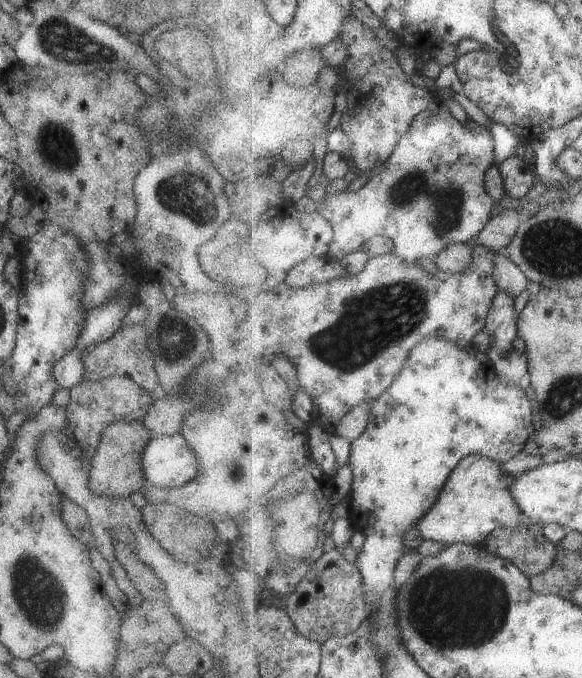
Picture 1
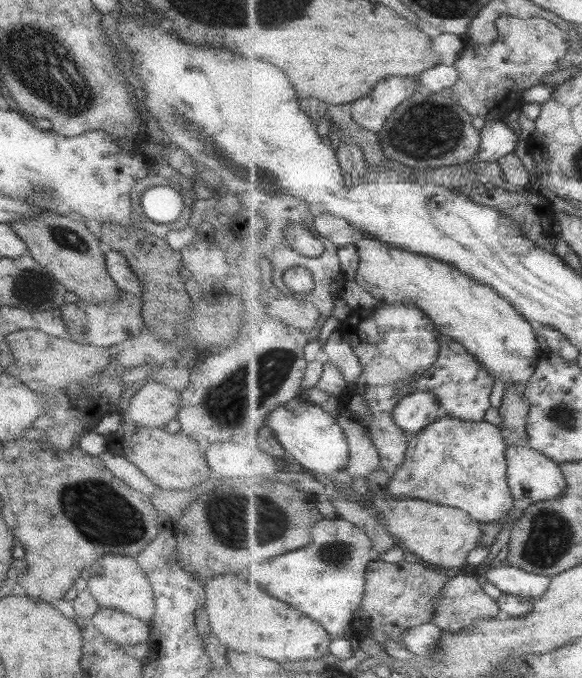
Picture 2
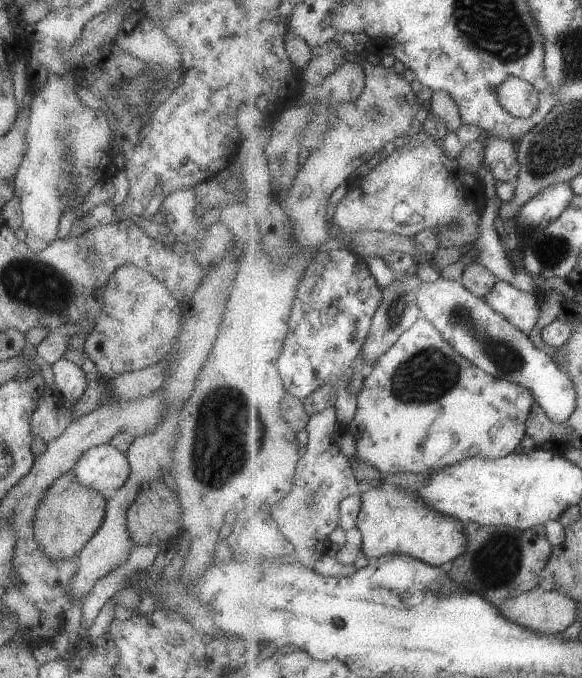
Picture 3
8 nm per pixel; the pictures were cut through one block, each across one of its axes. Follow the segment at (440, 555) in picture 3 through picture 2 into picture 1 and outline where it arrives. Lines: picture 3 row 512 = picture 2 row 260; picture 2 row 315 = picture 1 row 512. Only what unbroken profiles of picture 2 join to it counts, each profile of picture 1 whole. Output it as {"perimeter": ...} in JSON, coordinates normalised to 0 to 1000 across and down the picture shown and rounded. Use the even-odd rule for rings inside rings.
{"perimeter":[[[806,673],[780,692],[747,745],[718,768],[713,779],[727,796],[761,804],[797,801],[828,804],[856,777],[887,779],[897,752],[876,729],[883,705],[871,702],[861,687],[835,674]]]}

